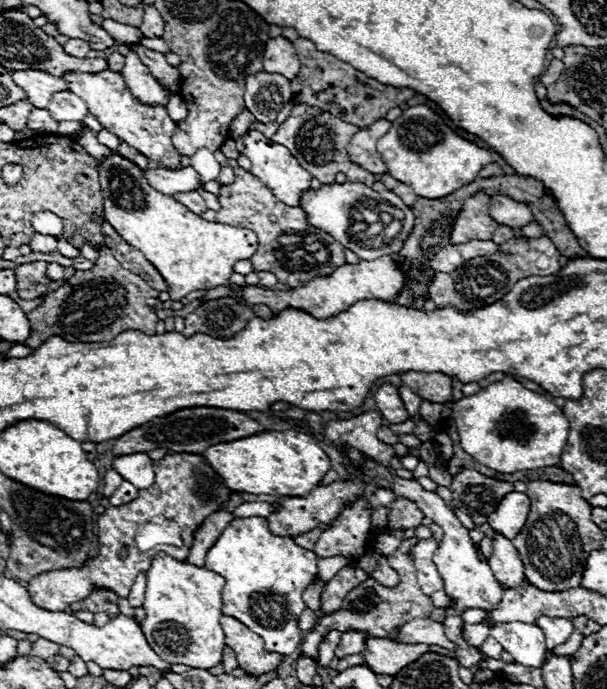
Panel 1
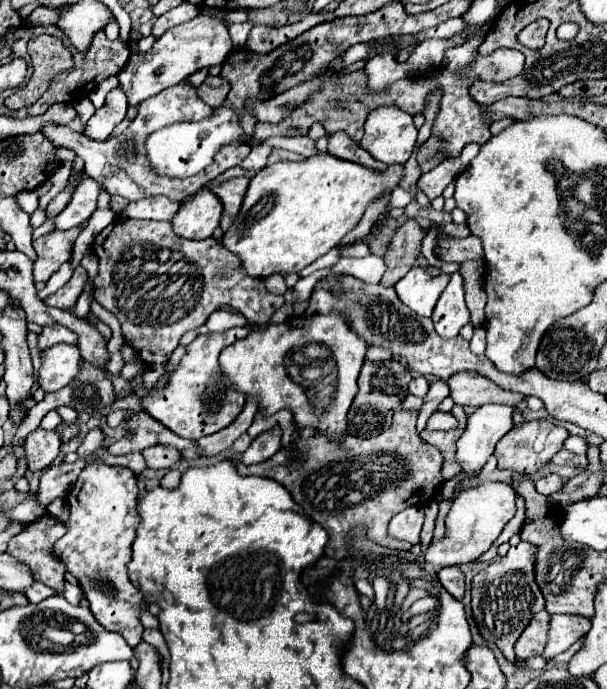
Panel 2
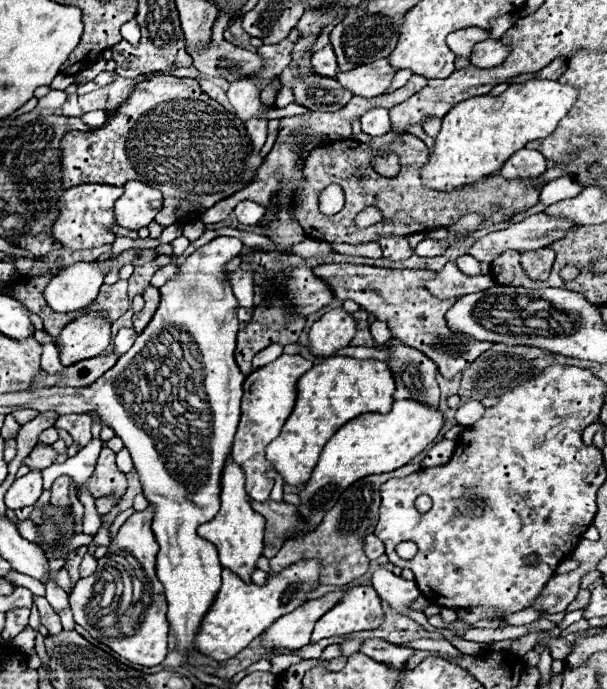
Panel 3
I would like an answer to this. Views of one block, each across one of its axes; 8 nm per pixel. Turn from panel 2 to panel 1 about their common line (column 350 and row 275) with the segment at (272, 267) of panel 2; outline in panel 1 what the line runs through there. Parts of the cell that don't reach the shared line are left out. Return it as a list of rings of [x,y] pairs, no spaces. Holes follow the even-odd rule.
[[[118,152],[110,154],[106,160],[98,162],[98,176],[100,176],[100,188],[104,196],[104,216],[110,222],[110,226],[116,228],[116,232],[132,246],[138,248],[154,268],[164,276],[164,280],[170,286],[170,298],[180,300],[188,292],[194,290],[210,290],[216,286],[222,286],[230,280],[232,266],[238,260],[250,258],[256,248],[258,248],[258,238],[252,230],[248,228],[238,228],[238,226],[228,226],[220,222],[208,222],[194,212],[190,212],[184,204],[180,204],[174,196],[166,196],[156,192],[148,180],[144,178],[144,170],[136,166],[132,160],[120,156]]]

